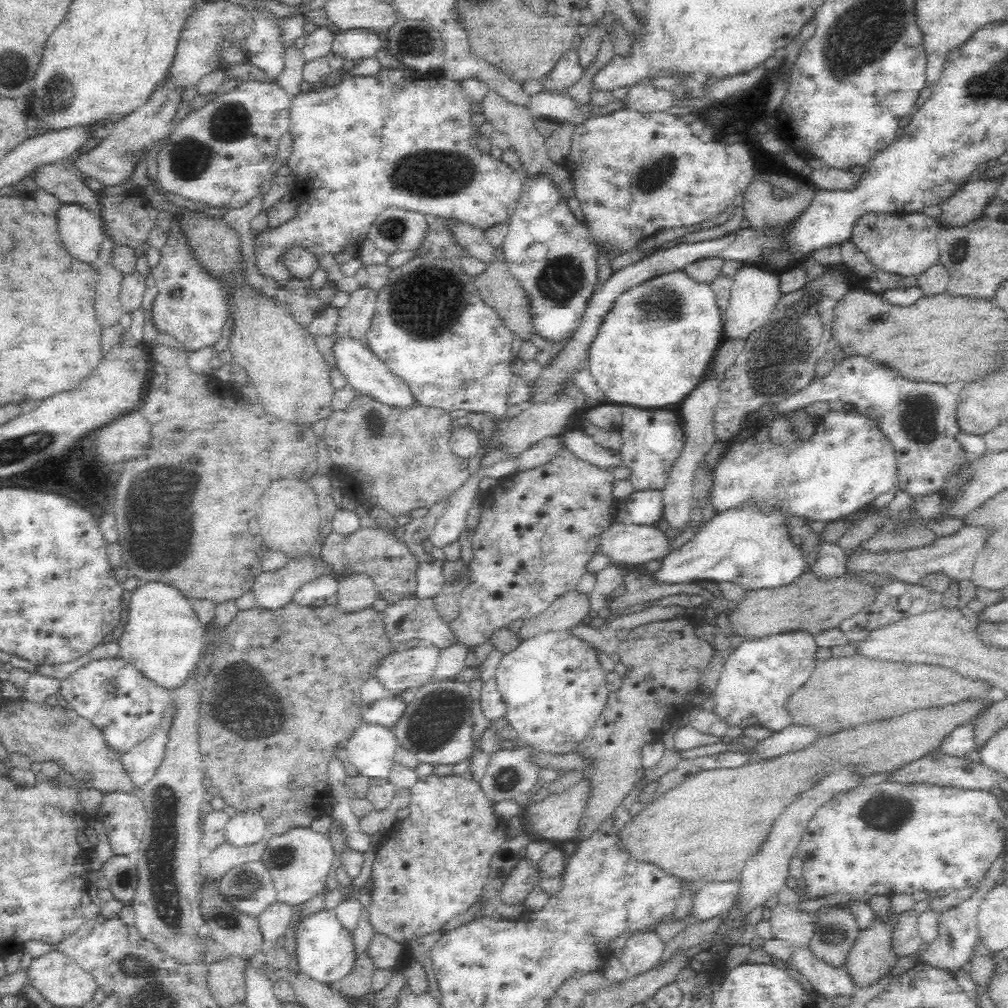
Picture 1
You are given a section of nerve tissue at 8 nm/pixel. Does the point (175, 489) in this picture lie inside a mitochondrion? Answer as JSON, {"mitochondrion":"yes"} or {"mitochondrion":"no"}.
{"mitochondrion":"yes"}

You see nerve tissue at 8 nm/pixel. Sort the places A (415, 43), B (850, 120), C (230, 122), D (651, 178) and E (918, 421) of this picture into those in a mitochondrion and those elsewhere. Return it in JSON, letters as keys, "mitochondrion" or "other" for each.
{"A":"mitochondrion","B":"other","C":"mitochondrion","D":"mitochondrion","E":"mitochondrion"}

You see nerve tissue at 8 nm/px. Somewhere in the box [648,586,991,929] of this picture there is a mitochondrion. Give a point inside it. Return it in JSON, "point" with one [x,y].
{"point":[886,813]}

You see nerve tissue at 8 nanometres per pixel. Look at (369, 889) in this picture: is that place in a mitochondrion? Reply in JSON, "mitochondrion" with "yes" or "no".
{"mitochondrion":"no"}

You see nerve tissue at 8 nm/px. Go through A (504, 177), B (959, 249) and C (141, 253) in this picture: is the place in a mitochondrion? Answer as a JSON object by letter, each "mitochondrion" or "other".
{"A":"other","B":"mitochondrion","C":"other"}

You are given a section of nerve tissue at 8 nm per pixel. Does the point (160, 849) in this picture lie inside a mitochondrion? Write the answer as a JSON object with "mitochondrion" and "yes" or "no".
{"mitochondrion":"yes"}

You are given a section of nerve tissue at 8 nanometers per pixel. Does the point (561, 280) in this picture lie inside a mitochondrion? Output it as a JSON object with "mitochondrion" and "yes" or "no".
{"mitochondrion":"yes"}

